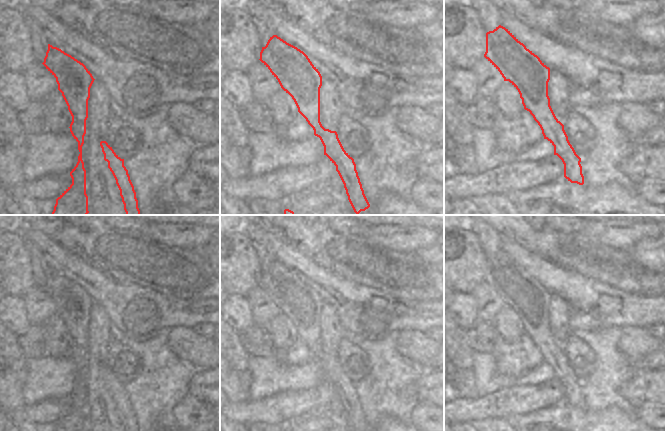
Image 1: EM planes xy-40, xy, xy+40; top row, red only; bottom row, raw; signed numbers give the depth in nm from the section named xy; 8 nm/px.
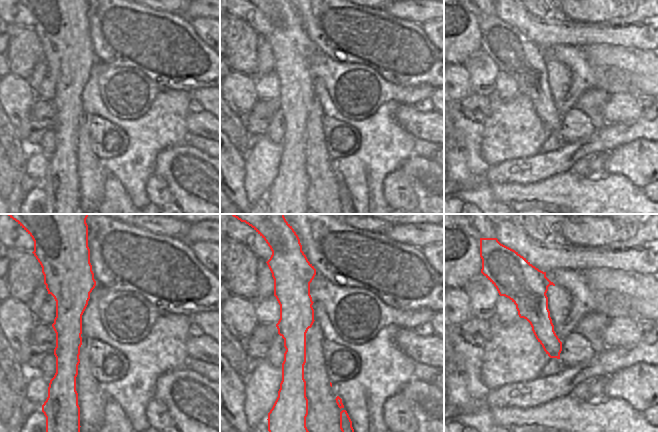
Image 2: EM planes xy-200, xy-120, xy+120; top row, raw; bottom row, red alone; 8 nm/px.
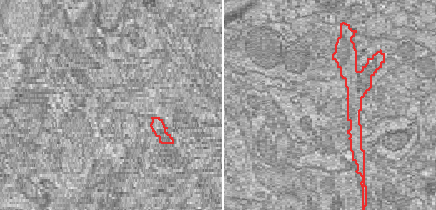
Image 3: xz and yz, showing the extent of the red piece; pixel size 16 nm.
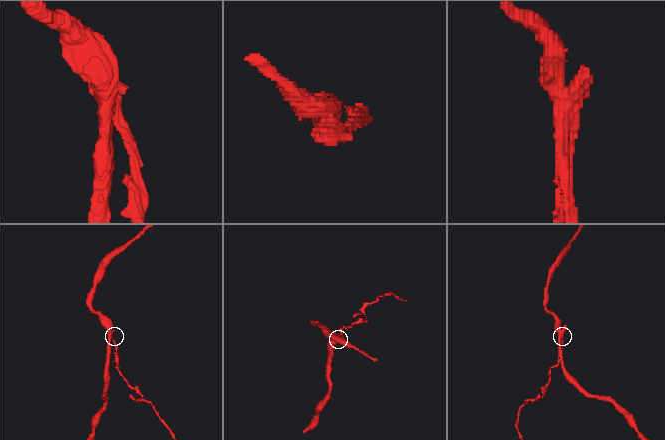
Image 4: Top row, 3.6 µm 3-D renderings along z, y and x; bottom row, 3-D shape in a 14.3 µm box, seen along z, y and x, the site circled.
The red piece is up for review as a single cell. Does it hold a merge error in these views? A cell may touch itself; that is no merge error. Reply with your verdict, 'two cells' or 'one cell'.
two cells

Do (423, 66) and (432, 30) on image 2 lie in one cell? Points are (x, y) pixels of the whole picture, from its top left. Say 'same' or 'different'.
different

